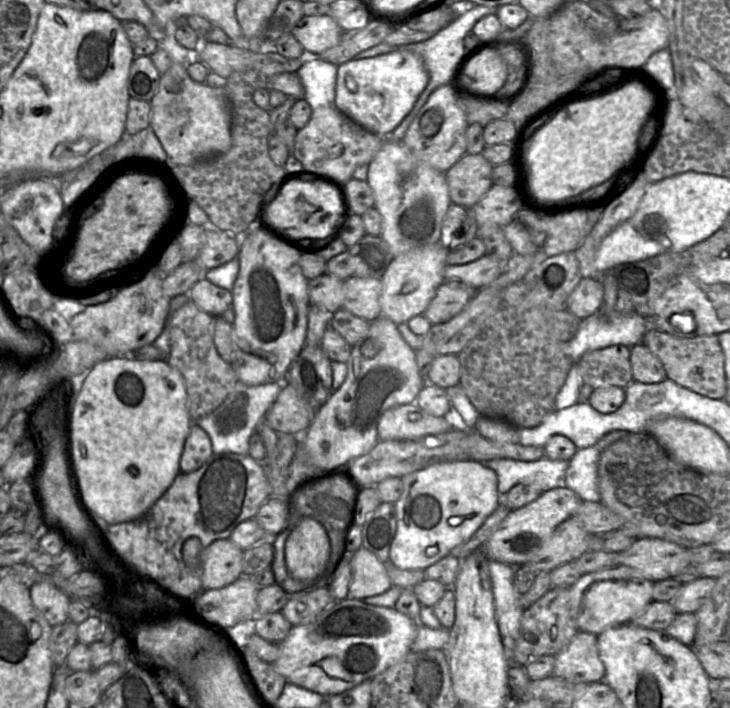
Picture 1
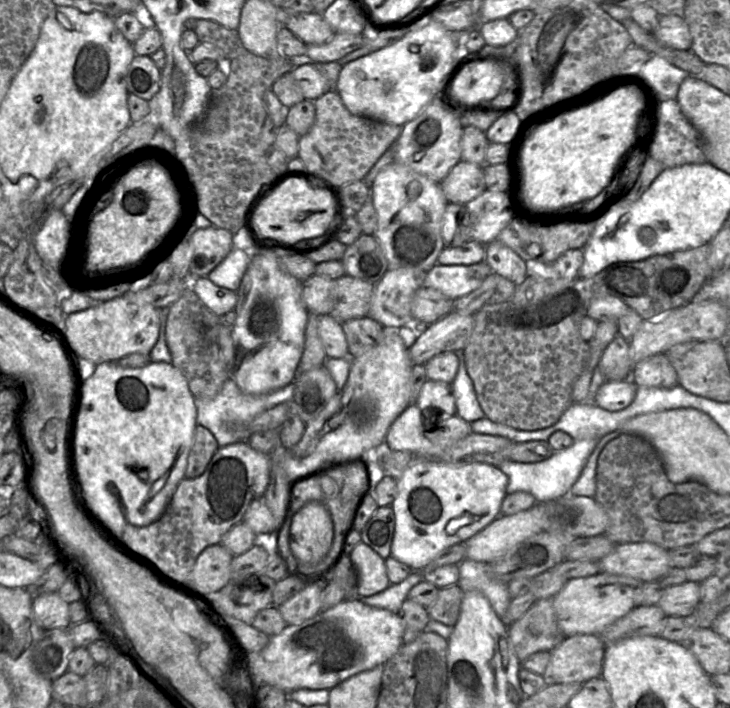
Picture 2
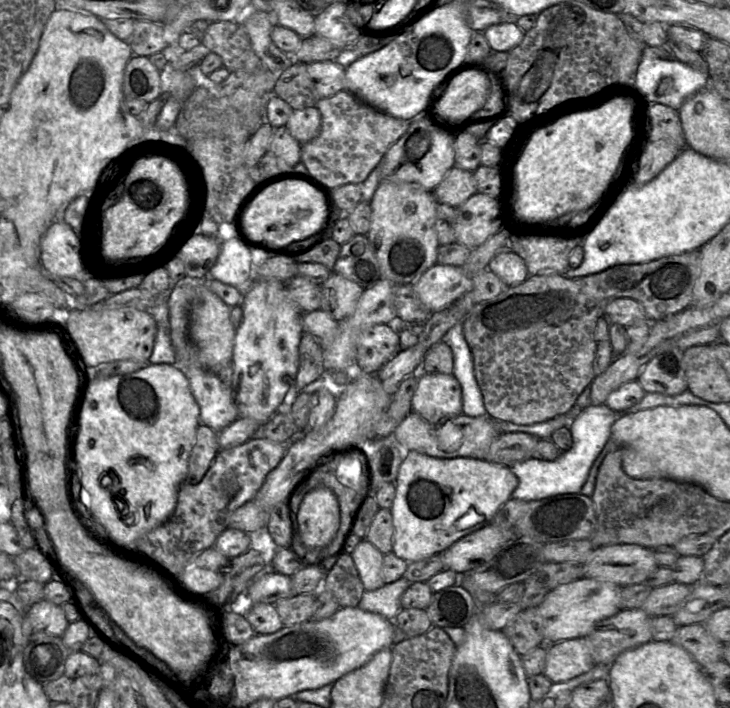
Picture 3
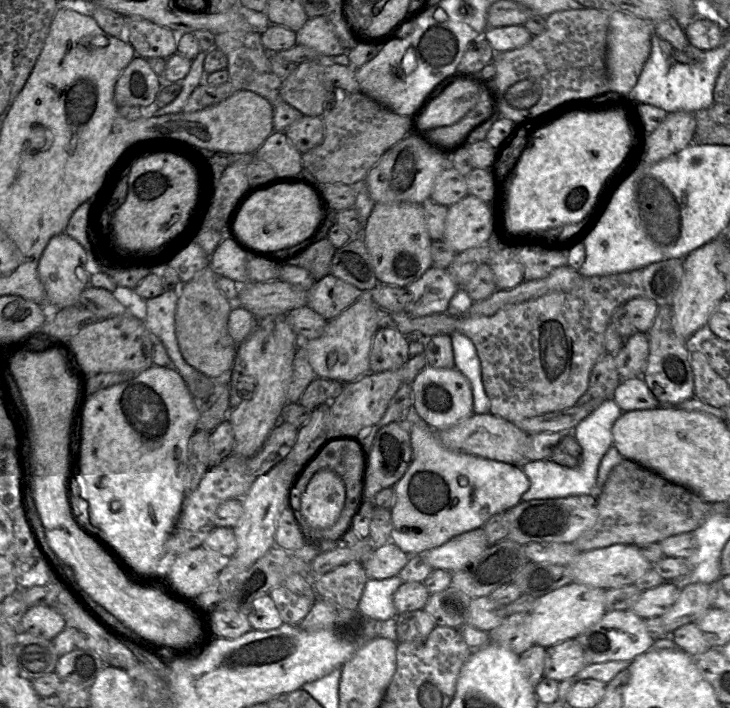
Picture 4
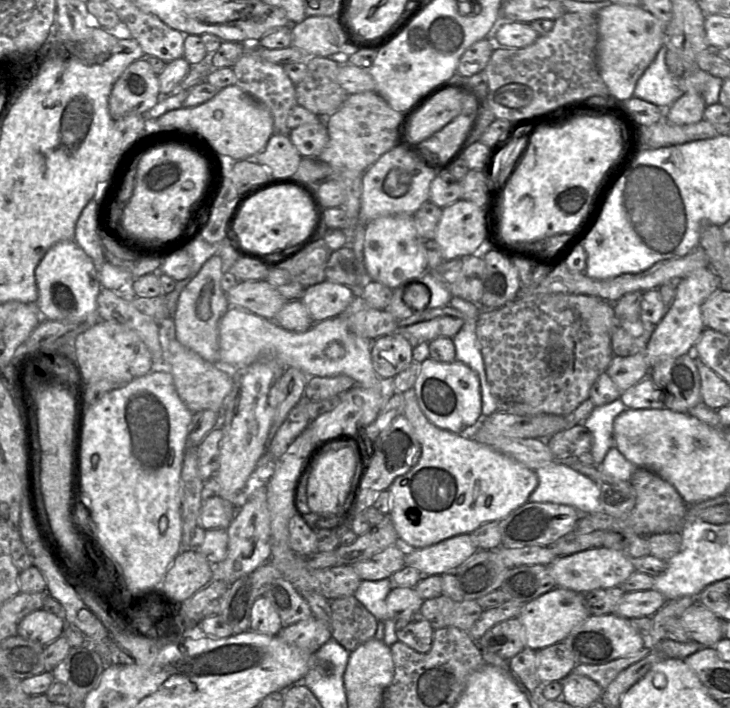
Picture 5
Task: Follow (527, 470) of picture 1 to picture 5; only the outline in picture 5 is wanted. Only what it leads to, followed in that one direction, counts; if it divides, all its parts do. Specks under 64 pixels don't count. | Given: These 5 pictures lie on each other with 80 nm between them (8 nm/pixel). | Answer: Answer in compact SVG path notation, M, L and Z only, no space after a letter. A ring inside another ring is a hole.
M620 400L595 407L591 415L582 423L587 433L591 435L591 450L594 462L600 466L607 452L614 447L613 423L617 416L623 413L627 407ZM554 462L536 471L538 485L529 502L549 502L575 507L582 514L602 512L600 489L587 476Z

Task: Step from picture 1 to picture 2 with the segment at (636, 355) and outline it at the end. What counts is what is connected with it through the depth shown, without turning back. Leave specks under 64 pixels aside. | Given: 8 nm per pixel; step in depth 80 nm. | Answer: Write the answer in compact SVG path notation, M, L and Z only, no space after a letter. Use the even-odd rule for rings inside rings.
M665 353L644 359L633 366L630 380L637 387L672 388L678 376Z

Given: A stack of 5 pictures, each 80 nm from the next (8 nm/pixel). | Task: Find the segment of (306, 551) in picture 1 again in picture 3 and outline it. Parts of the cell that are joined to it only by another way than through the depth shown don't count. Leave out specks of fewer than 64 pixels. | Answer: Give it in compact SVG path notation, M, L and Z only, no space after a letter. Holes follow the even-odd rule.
M318 487L302 499L296 513L299 537L308 550L325 548L335 536L340 522L337 497L326 487Z

